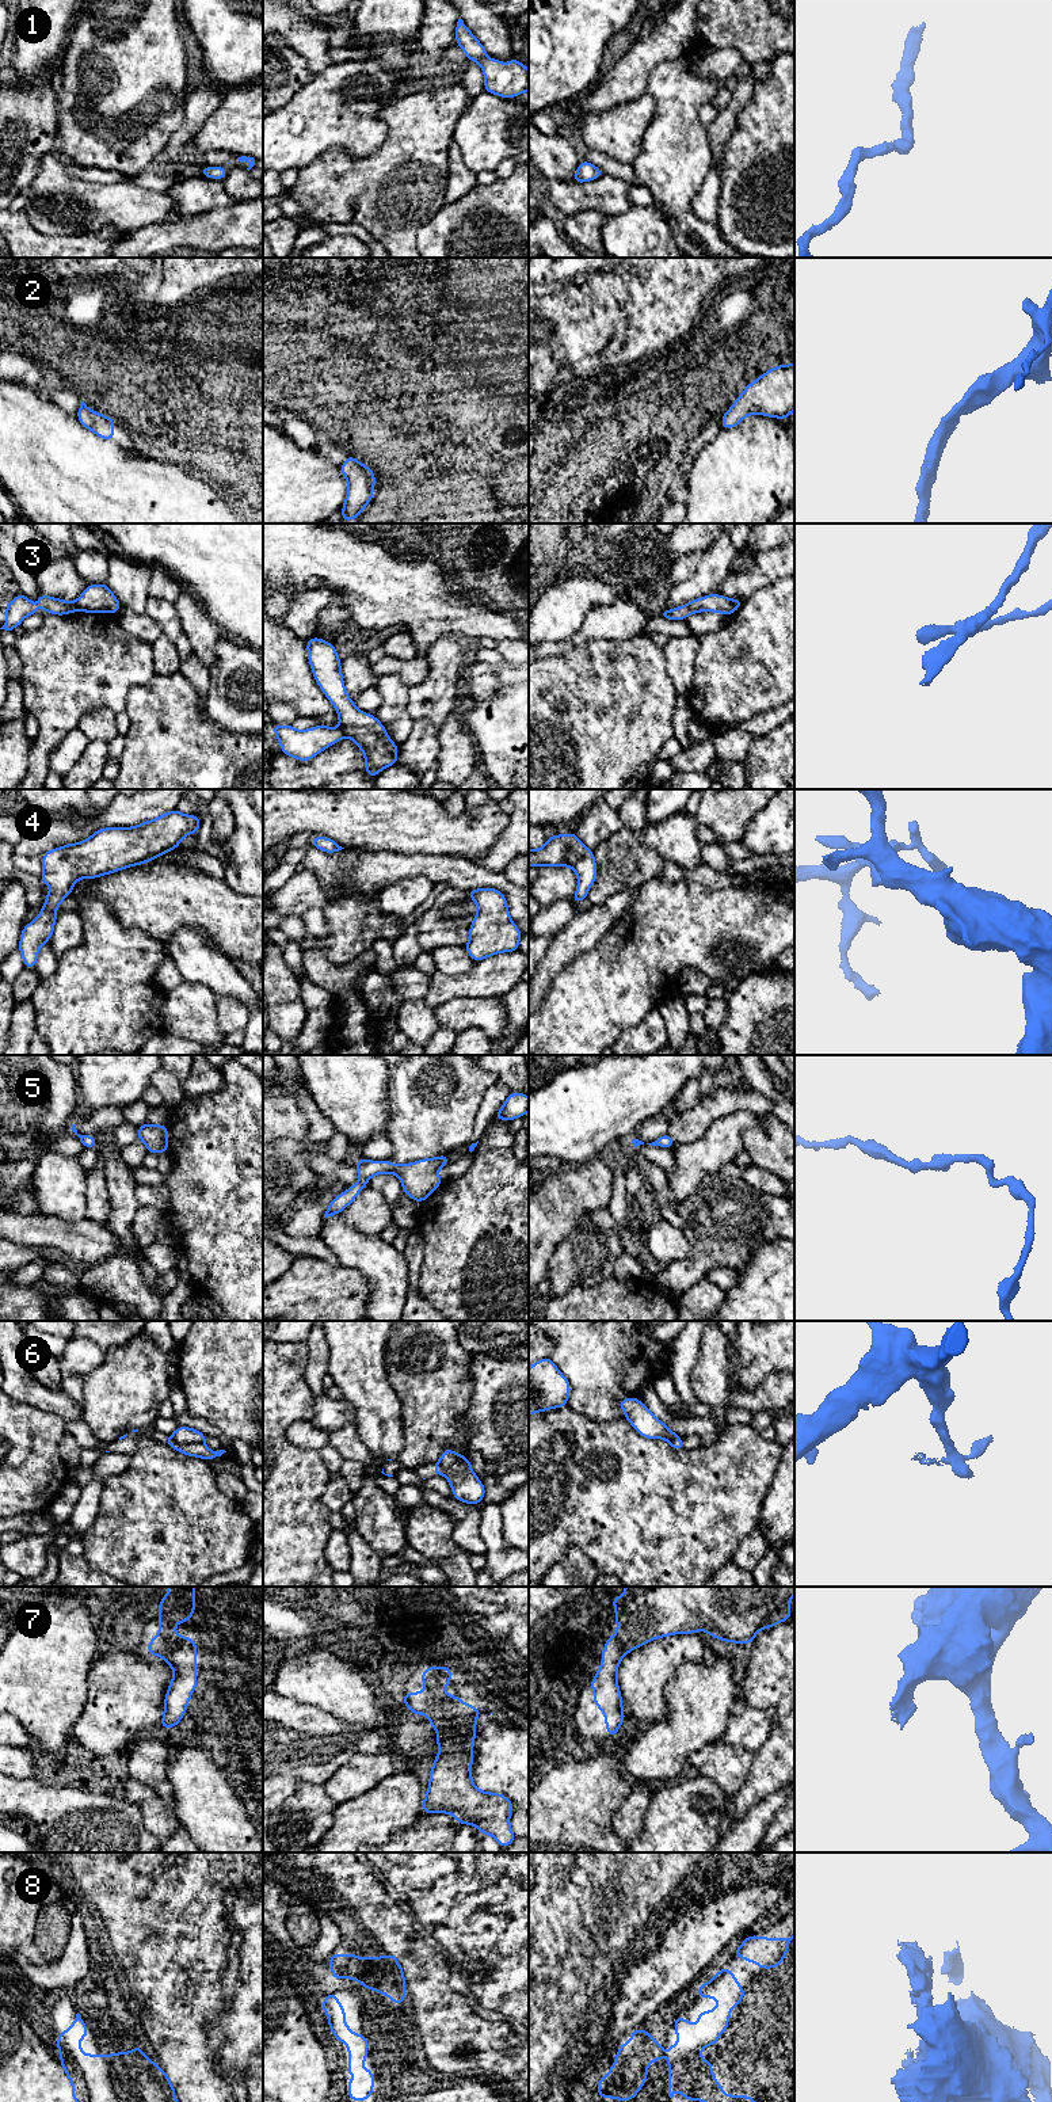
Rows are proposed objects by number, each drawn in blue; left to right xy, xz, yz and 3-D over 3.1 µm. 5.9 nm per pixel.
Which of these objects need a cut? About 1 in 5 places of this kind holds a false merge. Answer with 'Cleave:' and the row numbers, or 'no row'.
Cleave: 3, 6

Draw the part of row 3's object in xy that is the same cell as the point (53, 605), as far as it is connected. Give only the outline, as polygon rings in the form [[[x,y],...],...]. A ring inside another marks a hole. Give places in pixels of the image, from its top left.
[[[39,593],[38,603],[43,610],[49,612],[50,614],[62,616],[77,610],[76,601],[68,602],[64,599],[47,597],[42,593]]]

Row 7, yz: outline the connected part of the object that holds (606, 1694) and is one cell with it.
[[[625,1587],[624,1596],[613,1598],[617,1634],[607,1637],[602,1667],[587,1687],[594,1688],[594,1703],[605,1713],[607,1739],[614,1737],[625,1720],[617,1671],[622,1657],[649,1641],[672,1634],[704,1630],[725,1642],[751,1644],[756,1633],[792,1618],[789,1602],[794,1587]]]

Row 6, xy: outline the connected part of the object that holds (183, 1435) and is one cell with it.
[[[179,1425],[176,1431],[172,1433],[172,1439],[179,1444],[188,1444],[188,1443],[205,1443],[206,1435],[202,1432]]]

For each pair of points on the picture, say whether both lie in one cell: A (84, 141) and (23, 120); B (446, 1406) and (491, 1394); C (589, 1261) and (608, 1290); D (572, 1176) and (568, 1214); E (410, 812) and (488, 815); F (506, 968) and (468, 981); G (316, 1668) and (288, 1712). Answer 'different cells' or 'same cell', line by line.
A: different cells
B: different cells
C: different cells
D: same cell
E: same cell
F: same cell
G: different cells

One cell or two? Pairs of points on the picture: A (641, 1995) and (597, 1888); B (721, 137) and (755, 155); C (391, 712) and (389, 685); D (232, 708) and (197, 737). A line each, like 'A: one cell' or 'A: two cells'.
A: two cells
B: two cells
C: one cell
D: two cells

